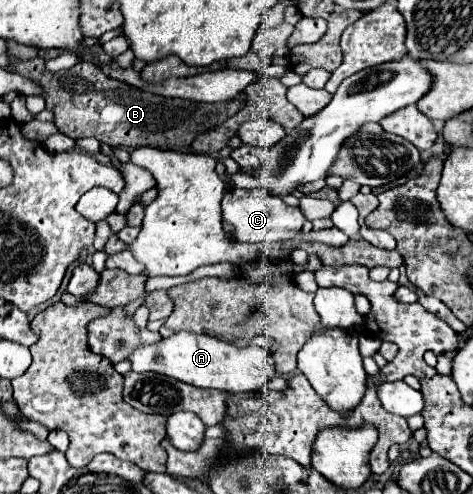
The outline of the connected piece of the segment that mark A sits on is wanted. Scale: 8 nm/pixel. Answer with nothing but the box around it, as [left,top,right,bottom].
[126,332,274,392]

